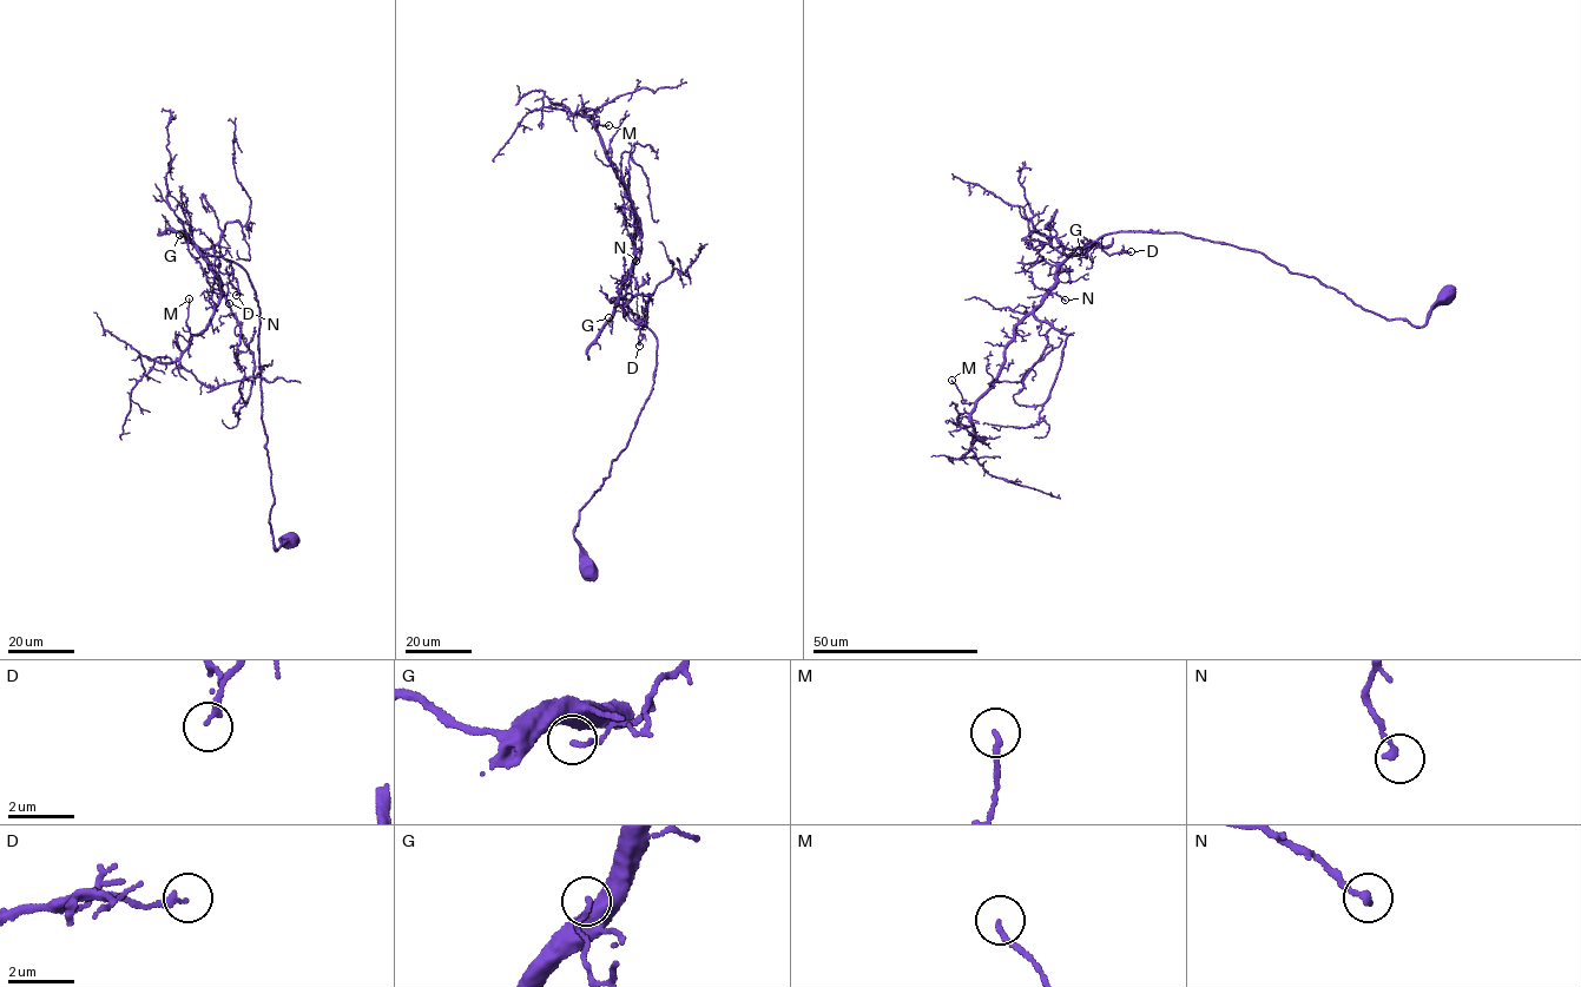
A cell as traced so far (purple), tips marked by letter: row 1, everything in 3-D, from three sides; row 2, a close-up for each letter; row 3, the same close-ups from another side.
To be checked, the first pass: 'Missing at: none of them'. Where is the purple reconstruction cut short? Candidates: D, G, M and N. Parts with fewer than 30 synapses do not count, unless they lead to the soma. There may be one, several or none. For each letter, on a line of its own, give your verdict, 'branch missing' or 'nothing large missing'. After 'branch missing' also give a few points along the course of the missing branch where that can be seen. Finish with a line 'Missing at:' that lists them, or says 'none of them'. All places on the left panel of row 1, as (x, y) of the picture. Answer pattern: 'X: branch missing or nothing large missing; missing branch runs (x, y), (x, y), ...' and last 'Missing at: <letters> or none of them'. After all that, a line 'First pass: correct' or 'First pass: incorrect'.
D: nothing large missing
G: nothing large missing
M: nothing large missing
N: nothing large missing
Missing at: none of them
First pass: correct

